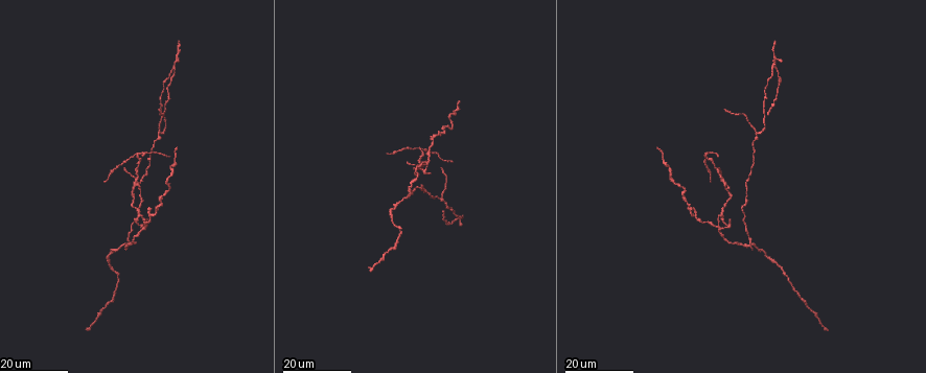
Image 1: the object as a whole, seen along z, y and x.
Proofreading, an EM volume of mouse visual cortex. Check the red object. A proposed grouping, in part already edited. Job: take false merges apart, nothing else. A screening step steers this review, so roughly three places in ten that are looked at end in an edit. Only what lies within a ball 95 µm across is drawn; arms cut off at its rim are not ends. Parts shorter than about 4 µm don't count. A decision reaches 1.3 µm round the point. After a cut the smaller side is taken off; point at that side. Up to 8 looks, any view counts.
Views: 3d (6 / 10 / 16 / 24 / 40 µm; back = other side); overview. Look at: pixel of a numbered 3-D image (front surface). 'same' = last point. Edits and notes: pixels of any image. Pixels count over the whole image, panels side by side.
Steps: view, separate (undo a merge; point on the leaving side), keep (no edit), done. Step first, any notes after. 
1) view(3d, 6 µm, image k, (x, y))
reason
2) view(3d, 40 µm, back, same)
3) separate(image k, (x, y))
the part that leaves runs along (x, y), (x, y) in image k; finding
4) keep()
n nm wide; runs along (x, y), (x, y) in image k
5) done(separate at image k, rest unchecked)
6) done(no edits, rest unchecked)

view(3d, 24 µm, image 1, (430, 160))
thin arm on a thick one

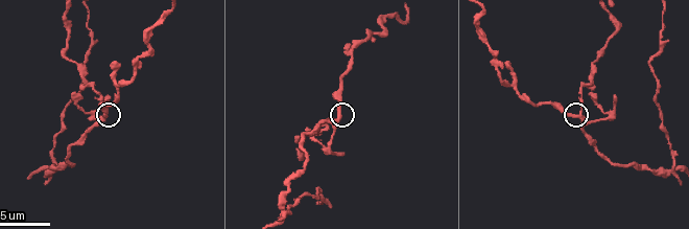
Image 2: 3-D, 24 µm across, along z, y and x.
view(3d, 10 µm, image 2, (578, 113))

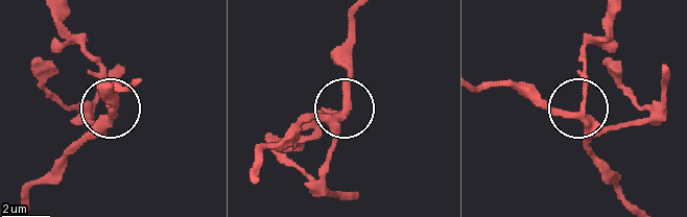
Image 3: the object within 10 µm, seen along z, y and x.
keep()
3 arms; runs along (631, 203), (591, 149), (587, 113), (553, 113), (513, 90) in image 3; one cell here

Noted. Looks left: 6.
view(3d, 16 µm, image 2, (370, 36))
three-way junction

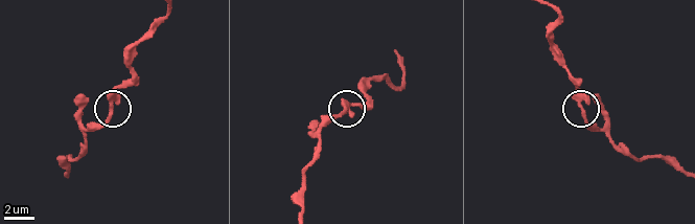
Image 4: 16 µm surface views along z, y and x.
view(3d, 16 µm, back, image 4, (582, 110))

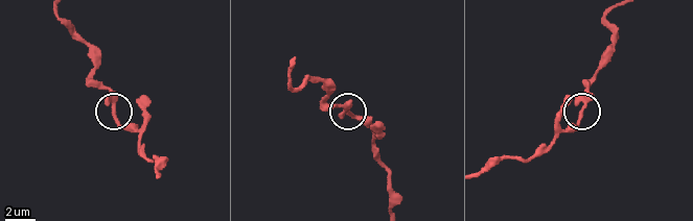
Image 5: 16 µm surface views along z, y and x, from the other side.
keep()
3 arms; all the same cell

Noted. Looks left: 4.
view(3d, 16 µm, image 2, (673, 173))
four-way junction

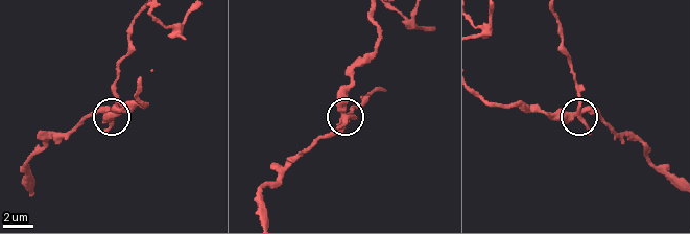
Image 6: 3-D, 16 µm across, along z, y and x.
view(3d, 6 µm, image 6, (343, 117))
zoom in

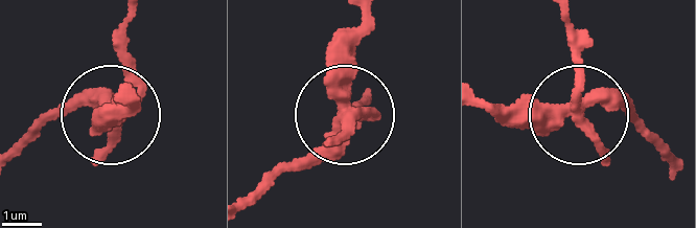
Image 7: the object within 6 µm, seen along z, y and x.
separate(image 7, (119, 49))
side arm 43 µm; 4 arms; a second cell is stuck on

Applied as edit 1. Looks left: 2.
done(separate at image 7, rest unchecked)

